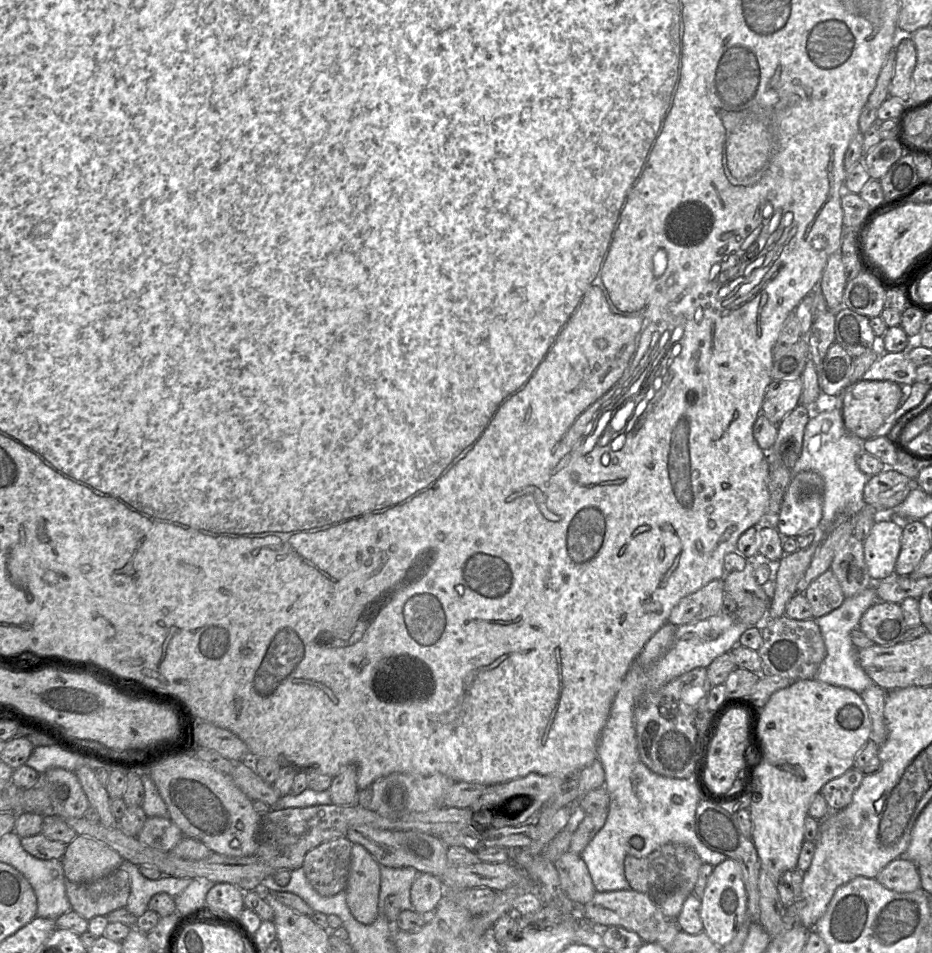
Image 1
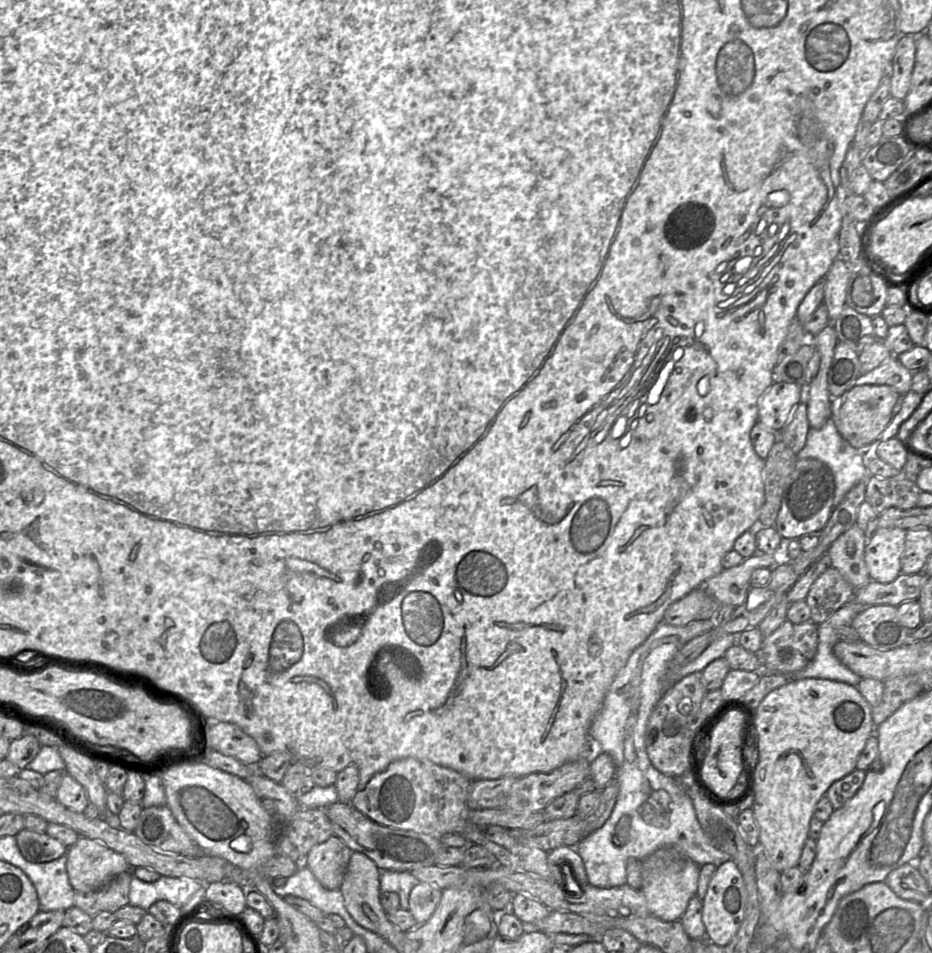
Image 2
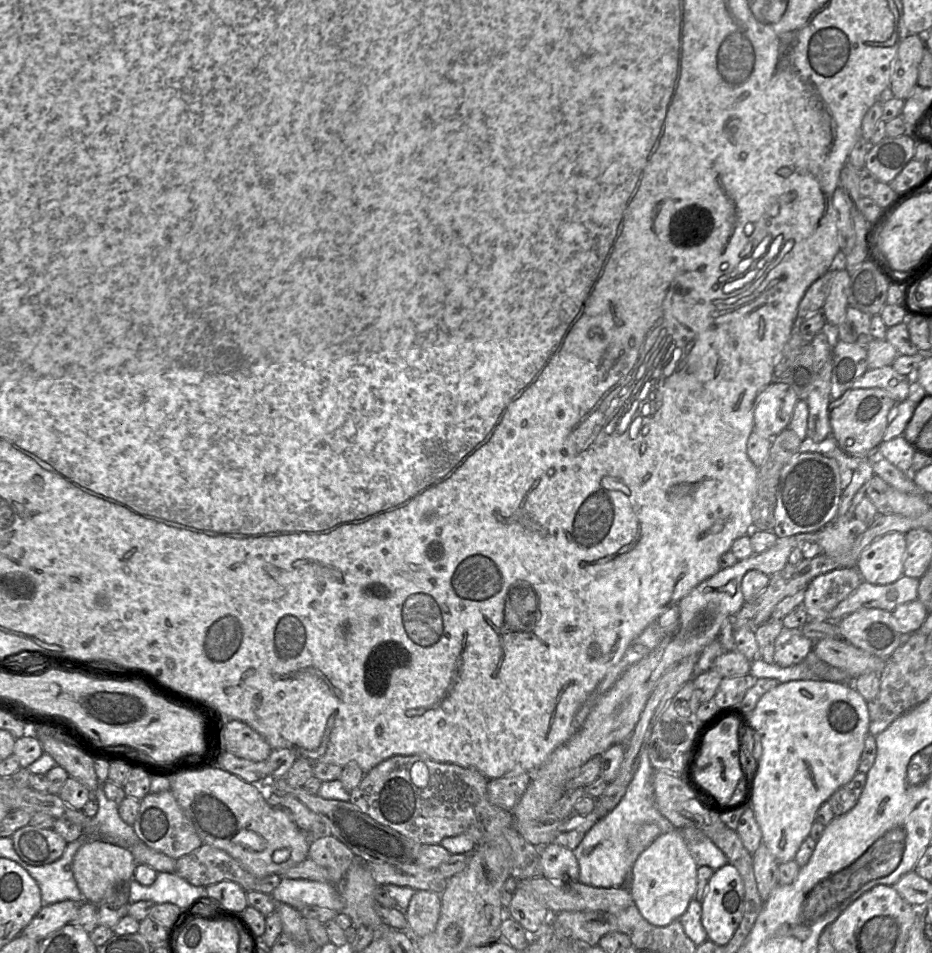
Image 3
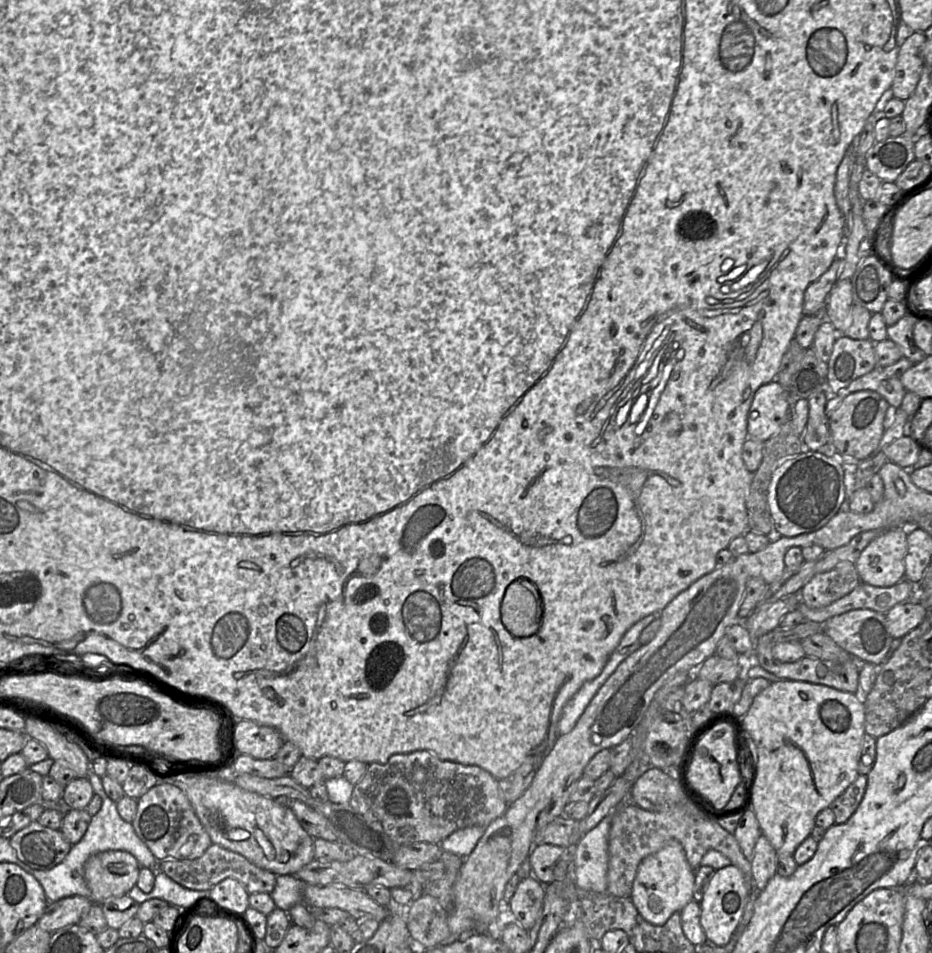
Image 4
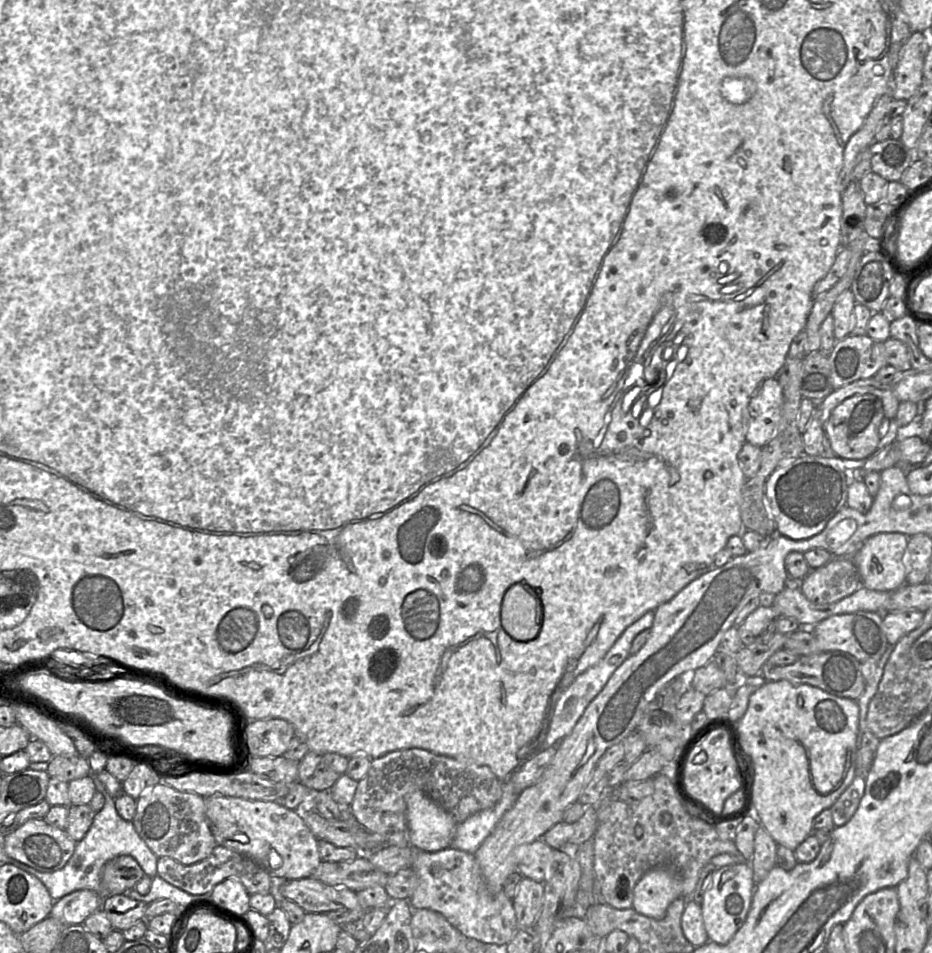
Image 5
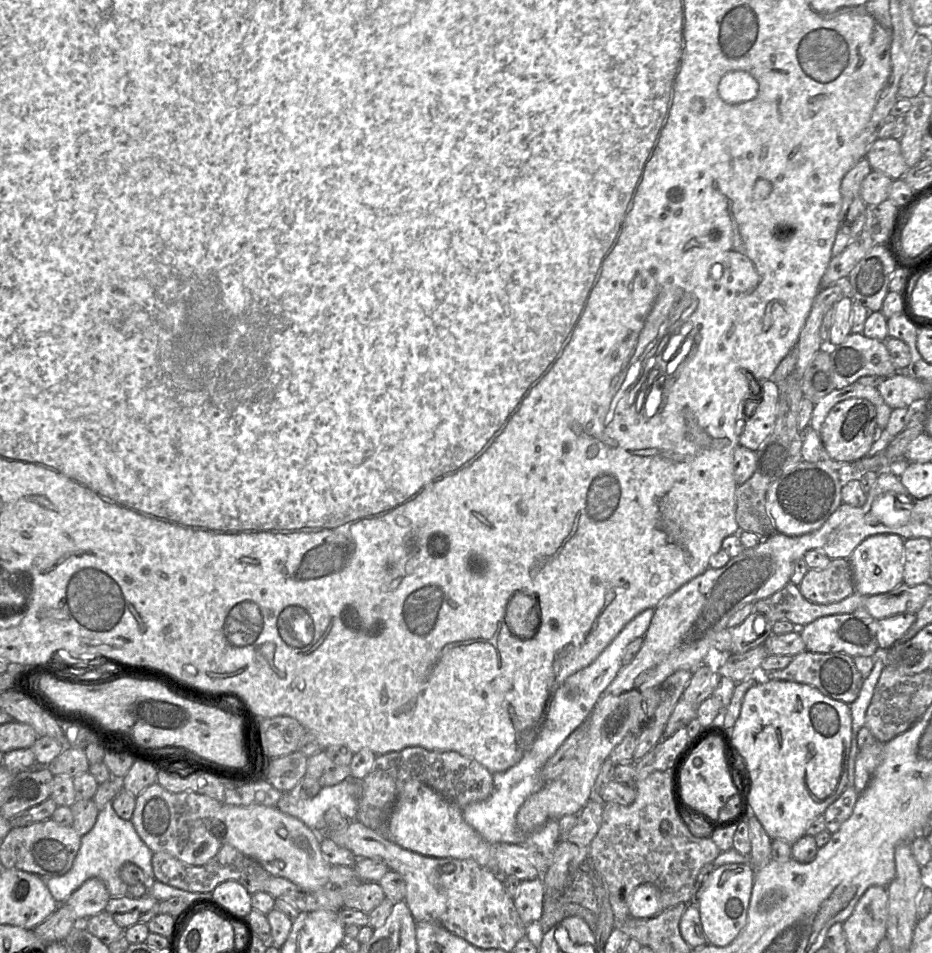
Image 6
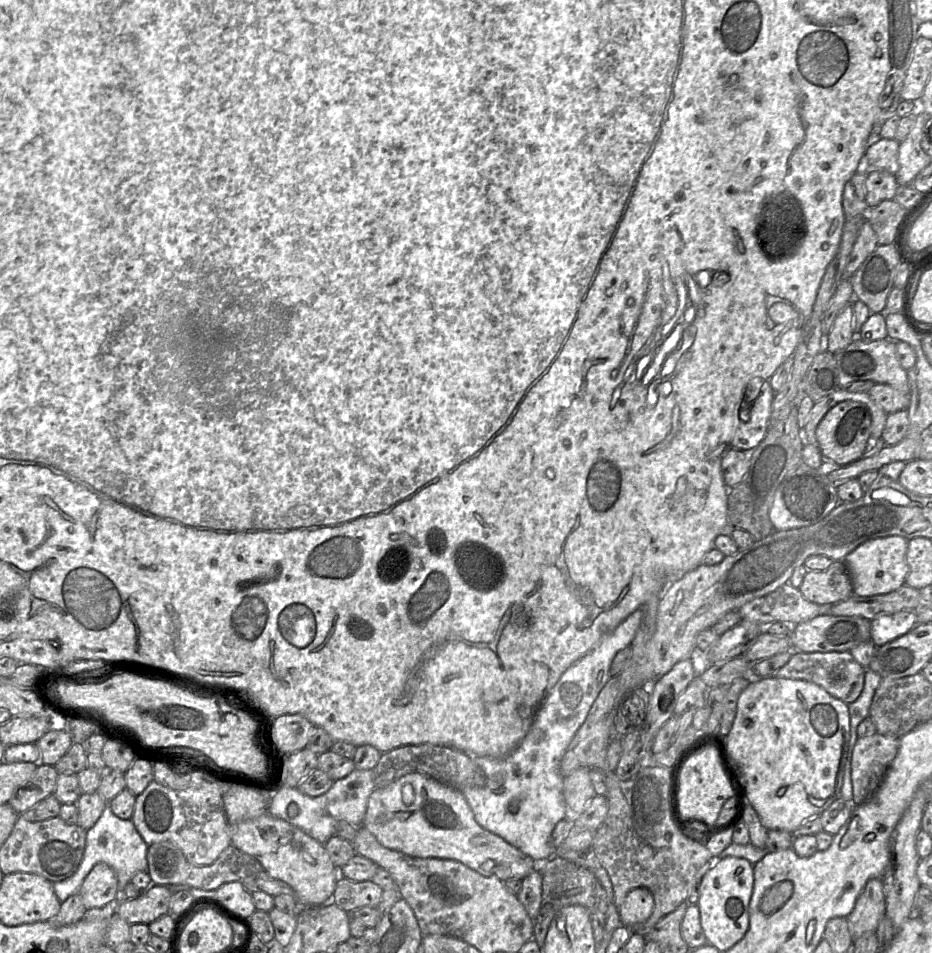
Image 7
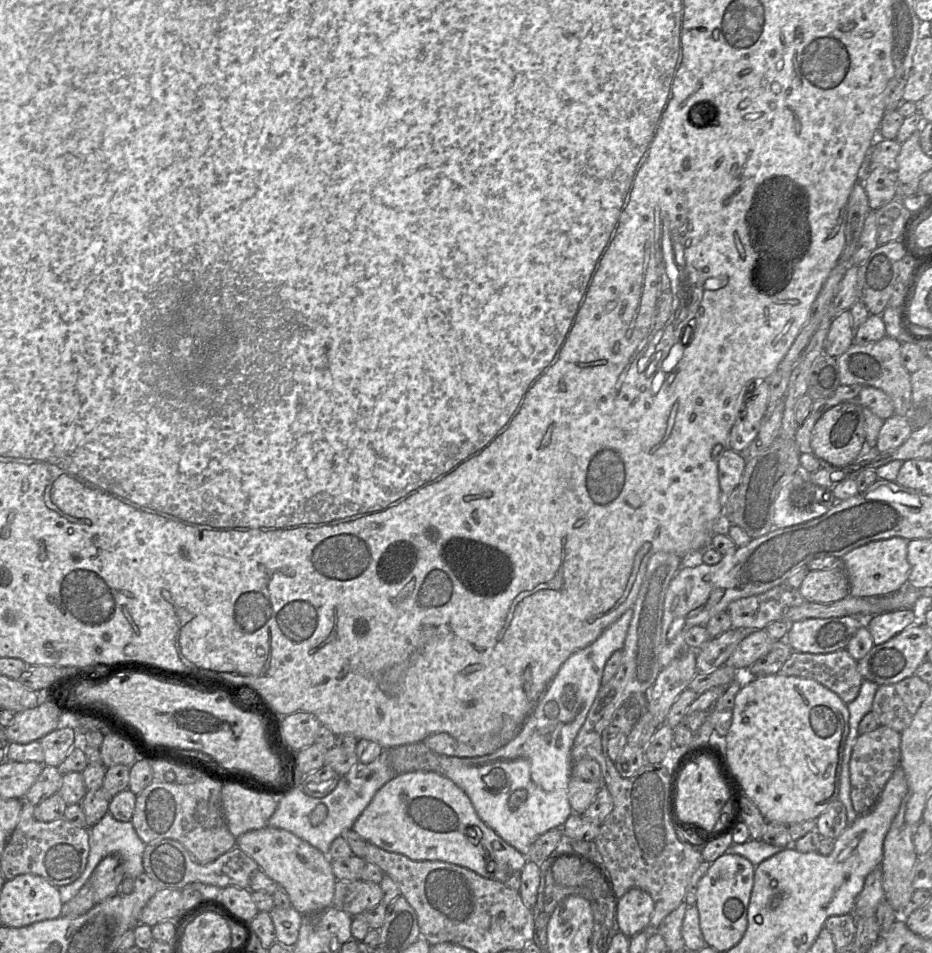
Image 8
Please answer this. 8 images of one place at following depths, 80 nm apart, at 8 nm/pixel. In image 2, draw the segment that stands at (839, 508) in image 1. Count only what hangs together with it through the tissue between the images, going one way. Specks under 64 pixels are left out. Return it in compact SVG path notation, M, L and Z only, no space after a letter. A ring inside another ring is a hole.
M828 419L820 429L809 428L806 444L797 454L799 459L818 459L825 463L832 471L835 483L833 508L843 500L845 495L856 484L860 481L867 481L869 476L871 476L866 468L867 457L864 456L863 452L853 448L841 437L832 419Z

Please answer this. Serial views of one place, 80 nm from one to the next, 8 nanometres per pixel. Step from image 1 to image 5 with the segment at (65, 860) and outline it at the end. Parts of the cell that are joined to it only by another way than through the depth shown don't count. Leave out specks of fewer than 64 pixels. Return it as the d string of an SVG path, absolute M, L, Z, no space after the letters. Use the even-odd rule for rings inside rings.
M121 855L108 861L101 873L101 897L123 894L134 888L145 873L138 862L129 855Z

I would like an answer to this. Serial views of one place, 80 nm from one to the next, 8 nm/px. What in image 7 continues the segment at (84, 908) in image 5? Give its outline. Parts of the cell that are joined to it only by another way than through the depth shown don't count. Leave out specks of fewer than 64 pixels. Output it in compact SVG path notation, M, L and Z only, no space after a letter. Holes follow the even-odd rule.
M105 863L96 864L78 890L86 910L101 908L119 899L115 871Z

